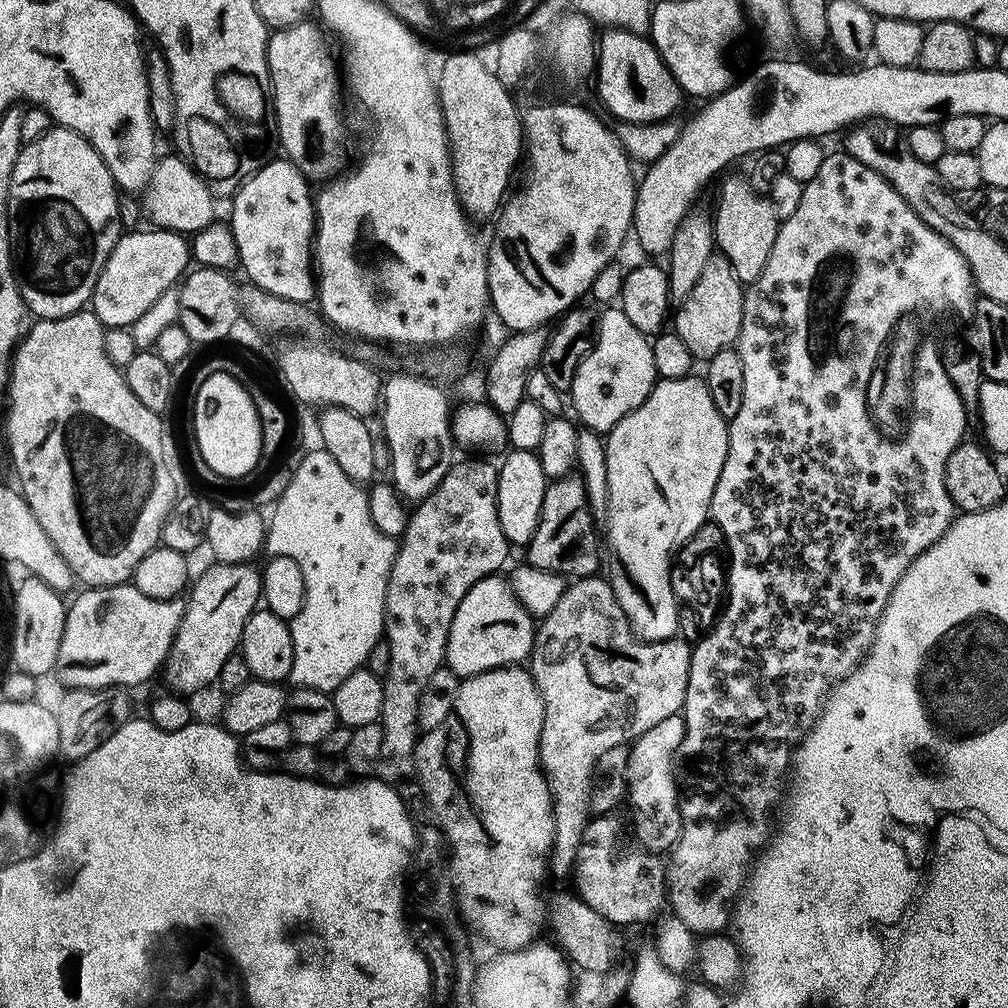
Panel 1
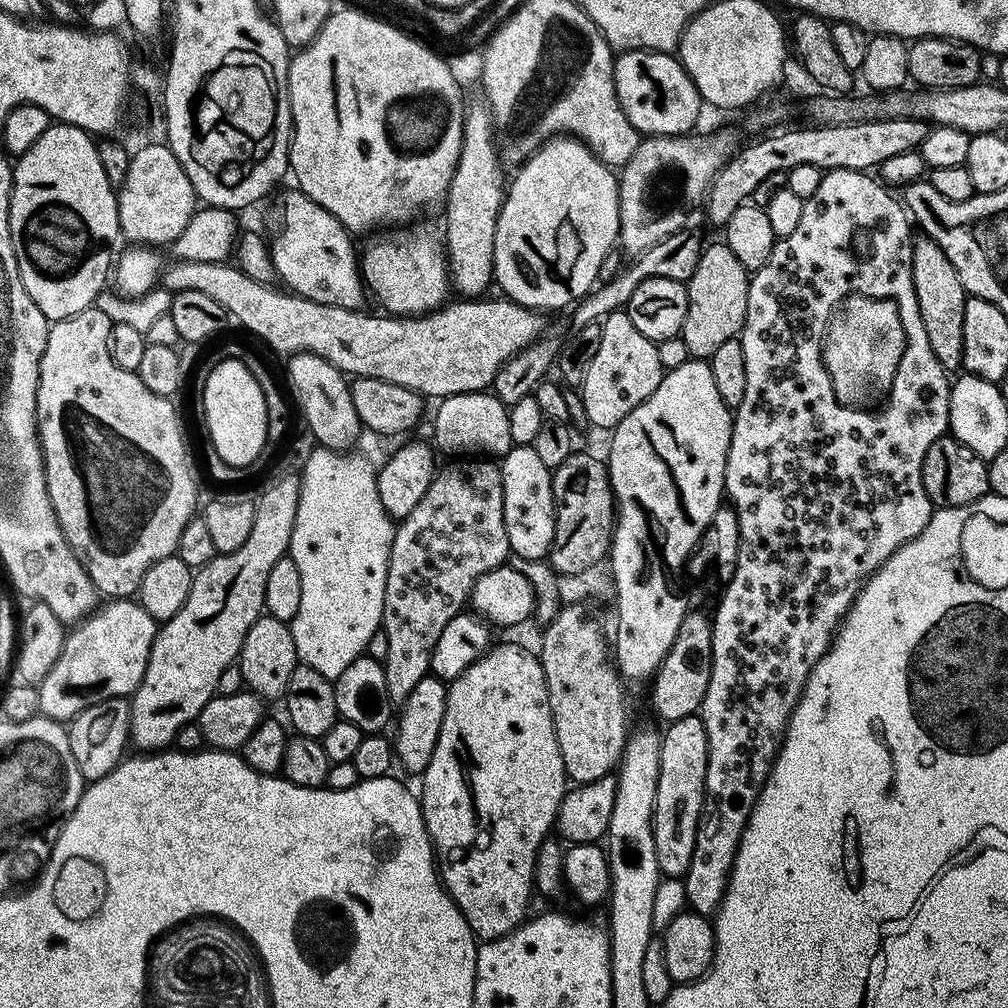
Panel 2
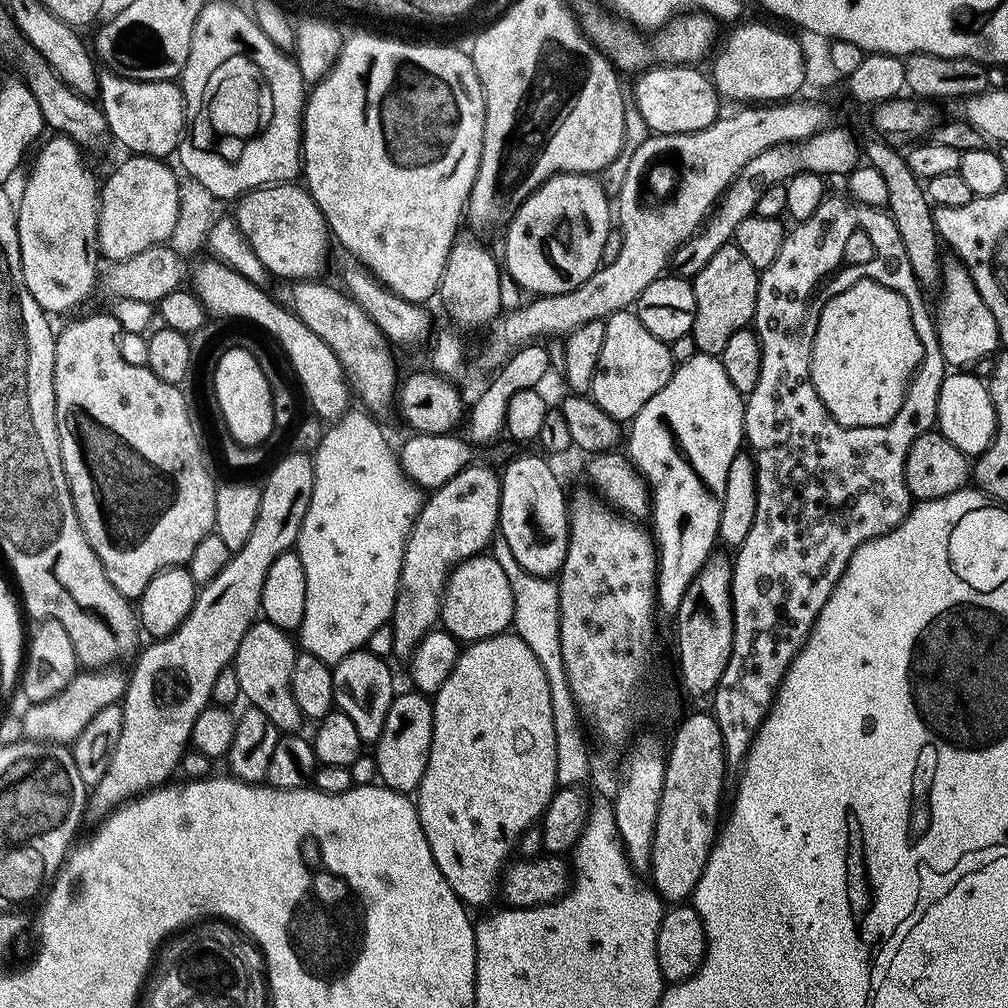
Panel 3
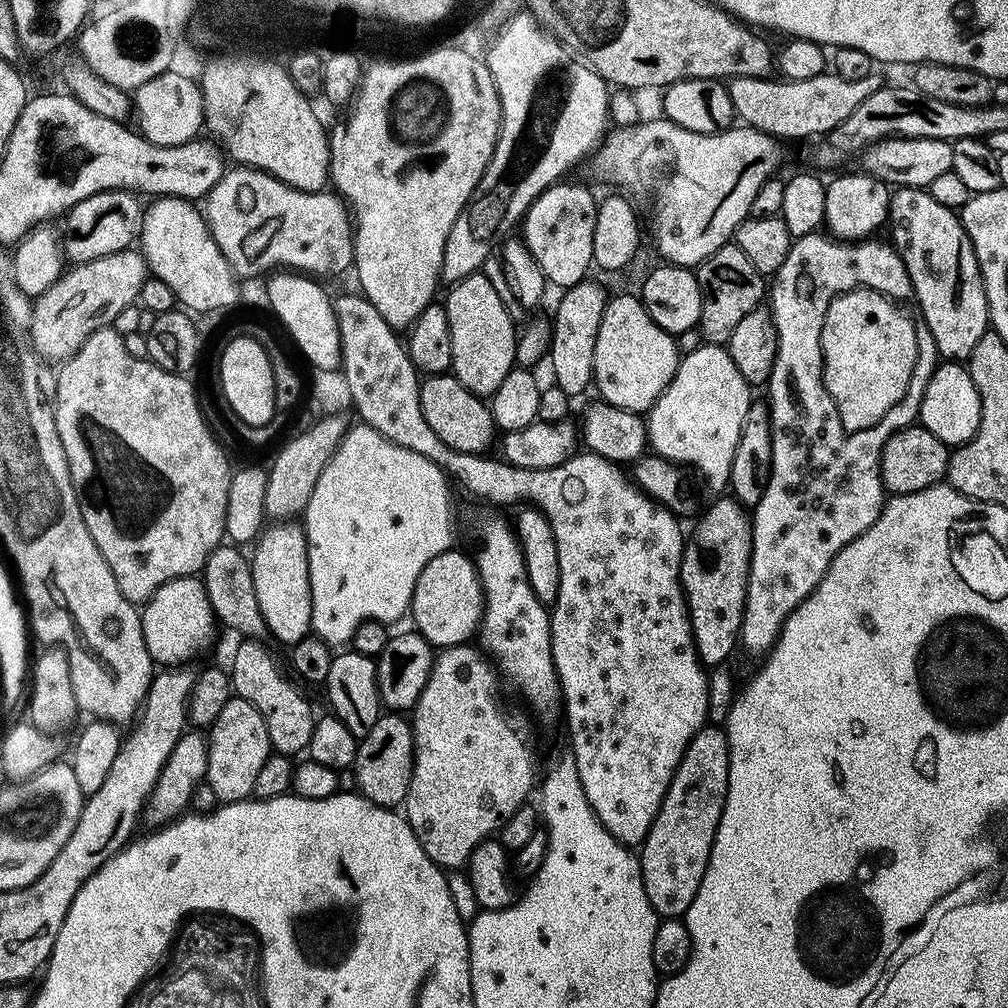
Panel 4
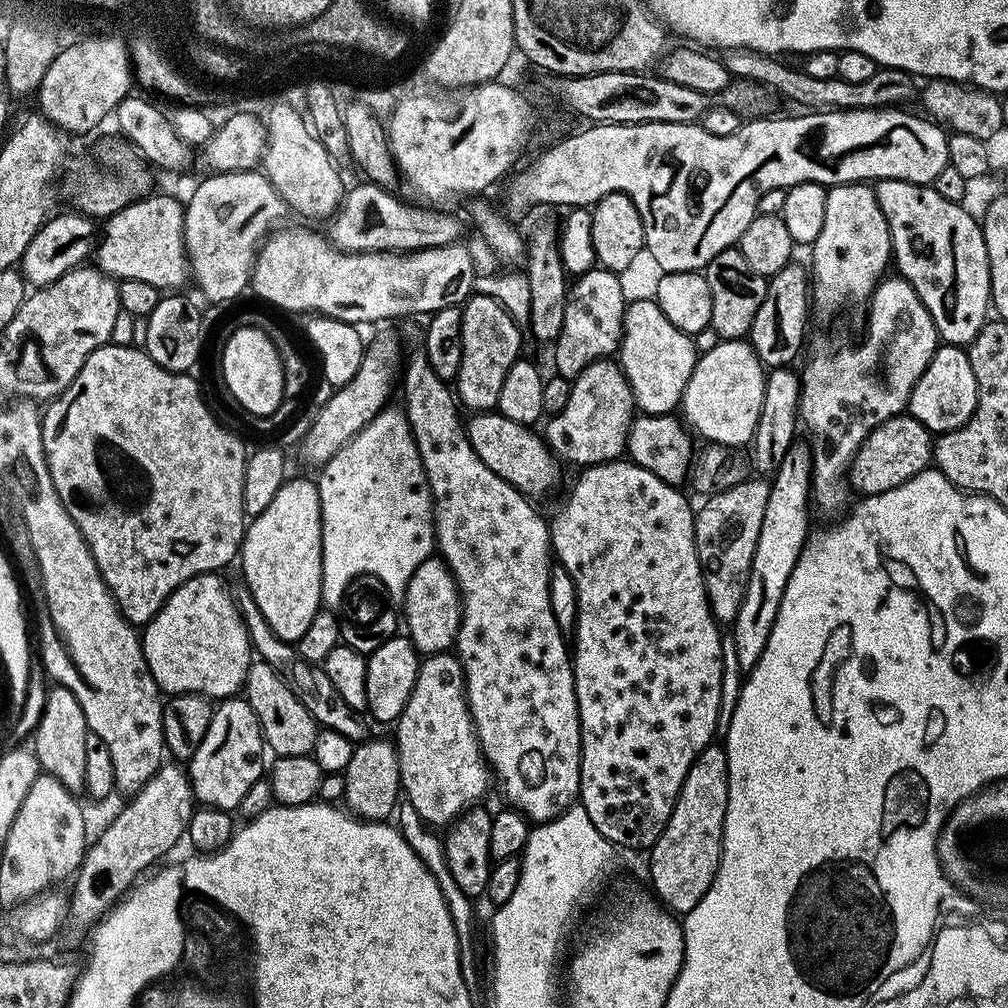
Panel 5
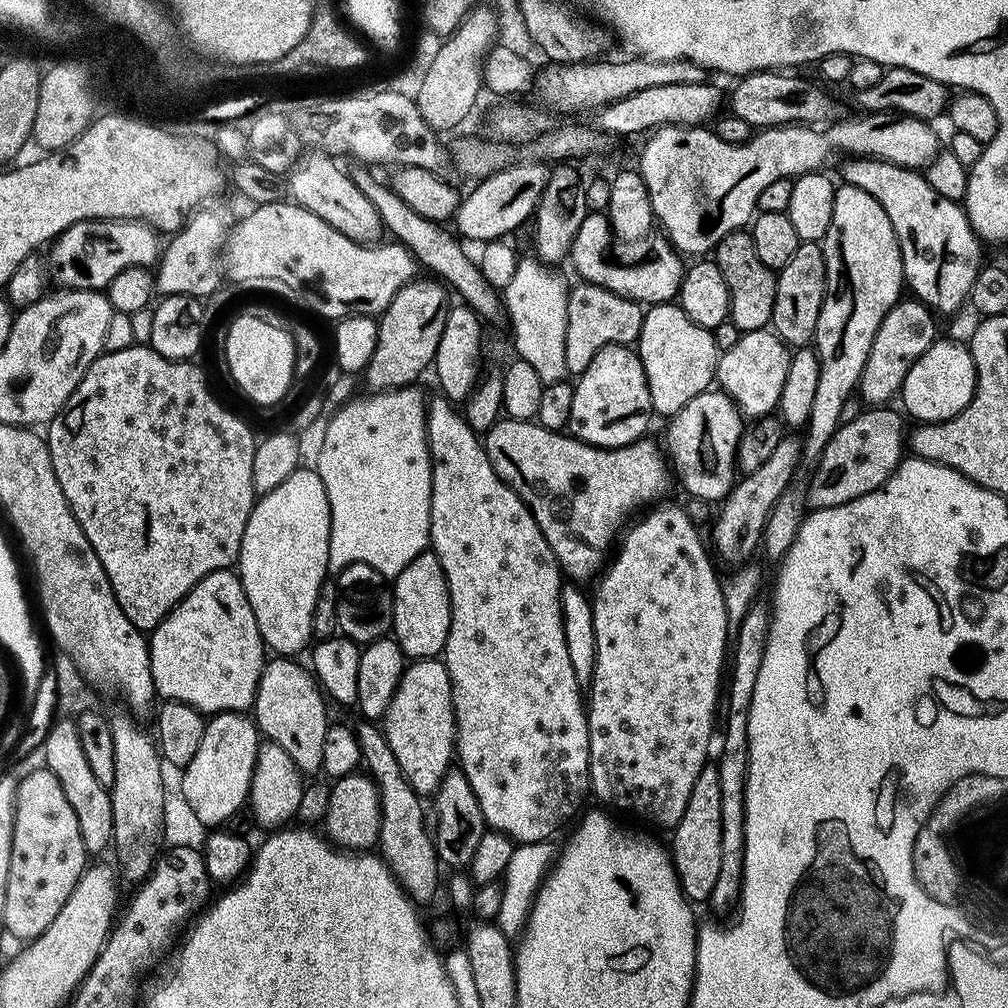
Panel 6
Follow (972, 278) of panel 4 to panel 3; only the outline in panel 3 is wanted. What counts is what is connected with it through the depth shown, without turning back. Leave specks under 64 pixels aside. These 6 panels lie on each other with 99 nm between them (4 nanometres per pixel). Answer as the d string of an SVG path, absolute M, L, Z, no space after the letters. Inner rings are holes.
M955 258L949 260L949 264L947 261L940 269L940 305L936 308L934 321L945 365L960 370L988 355L991 357L1001 347L1000 331L994 322L994 314L990 314L990 306L982 302L982 294L978 294L978 286L974 286L967 268Z

